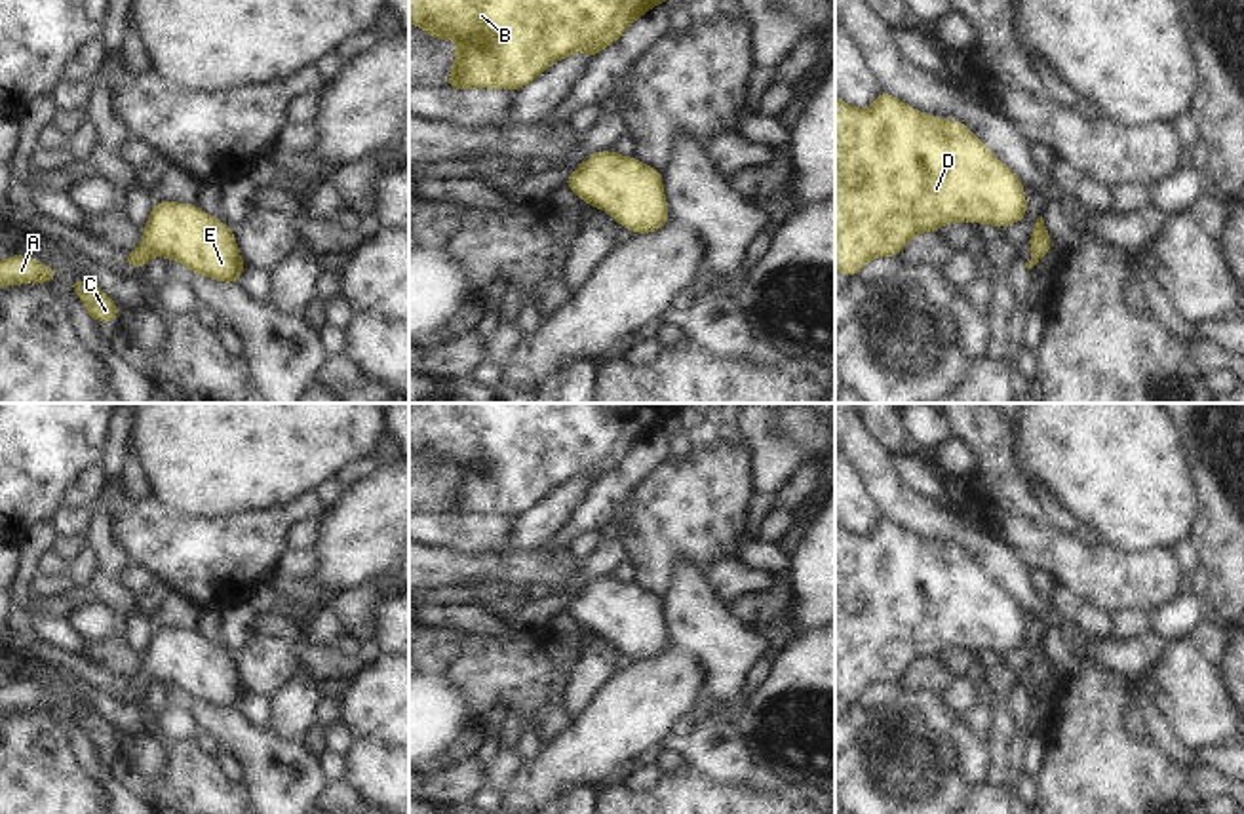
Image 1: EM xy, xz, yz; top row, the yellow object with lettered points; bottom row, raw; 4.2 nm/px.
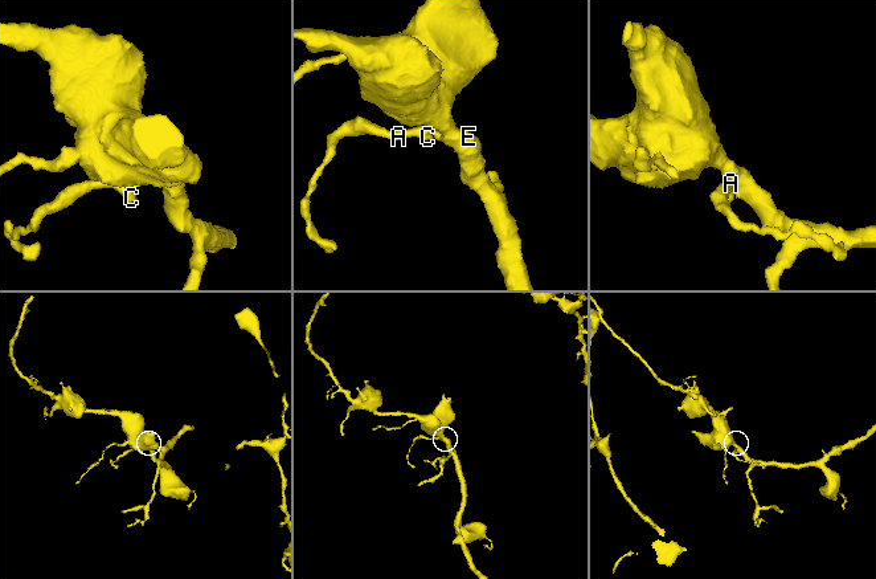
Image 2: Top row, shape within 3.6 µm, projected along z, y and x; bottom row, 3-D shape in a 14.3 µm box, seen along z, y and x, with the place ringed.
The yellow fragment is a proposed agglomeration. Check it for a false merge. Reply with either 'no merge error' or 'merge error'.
no merge error

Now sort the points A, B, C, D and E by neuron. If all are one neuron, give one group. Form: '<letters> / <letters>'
A B C D E

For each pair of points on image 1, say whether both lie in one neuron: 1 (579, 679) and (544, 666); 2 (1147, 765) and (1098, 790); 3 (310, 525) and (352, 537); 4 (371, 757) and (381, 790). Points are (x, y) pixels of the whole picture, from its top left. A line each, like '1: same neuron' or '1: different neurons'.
1: different neurons
2: same neuron
3: different neurons
4: same neuron

